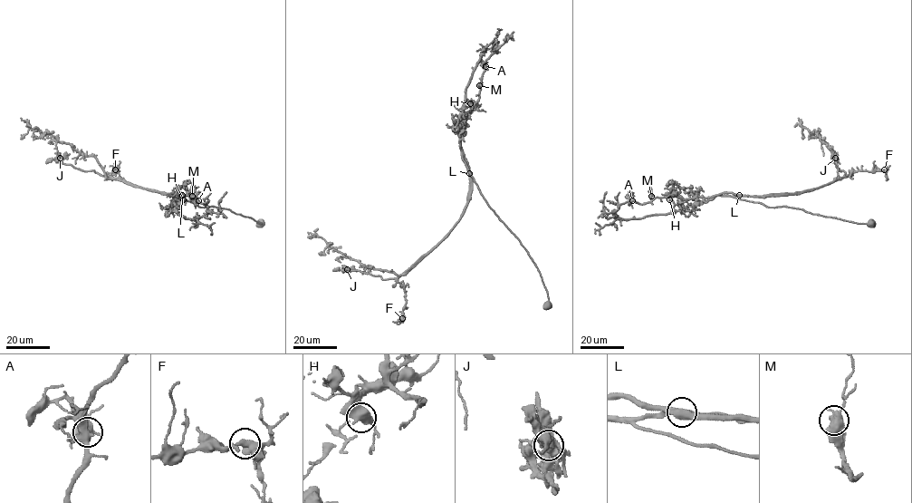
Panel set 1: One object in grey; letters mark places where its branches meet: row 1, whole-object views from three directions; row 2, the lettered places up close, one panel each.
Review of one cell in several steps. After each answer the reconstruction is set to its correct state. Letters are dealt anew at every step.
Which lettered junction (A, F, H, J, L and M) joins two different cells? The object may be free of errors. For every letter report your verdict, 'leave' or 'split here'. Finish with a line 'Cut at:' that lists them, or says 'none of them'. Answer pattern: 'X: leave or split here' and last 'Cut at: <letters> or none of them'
A: leave
F: leave
H: leave
J: leave
L: split here
M: leave
Cut at: L

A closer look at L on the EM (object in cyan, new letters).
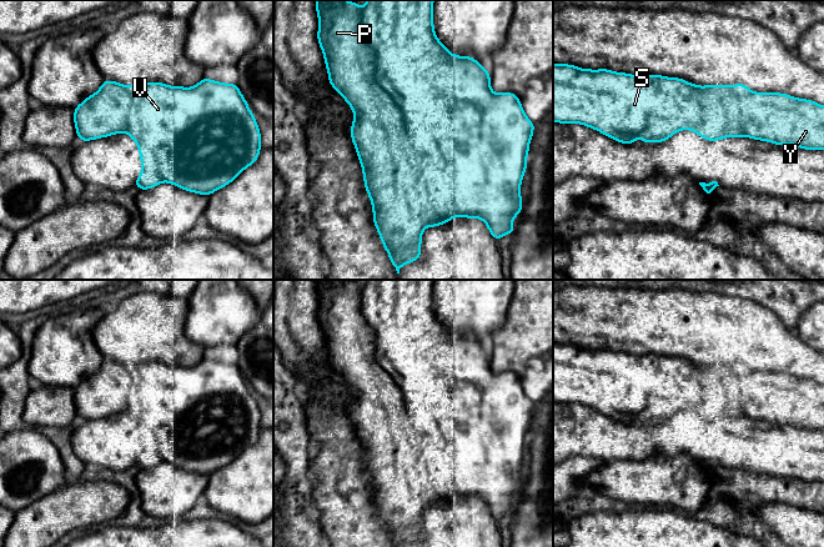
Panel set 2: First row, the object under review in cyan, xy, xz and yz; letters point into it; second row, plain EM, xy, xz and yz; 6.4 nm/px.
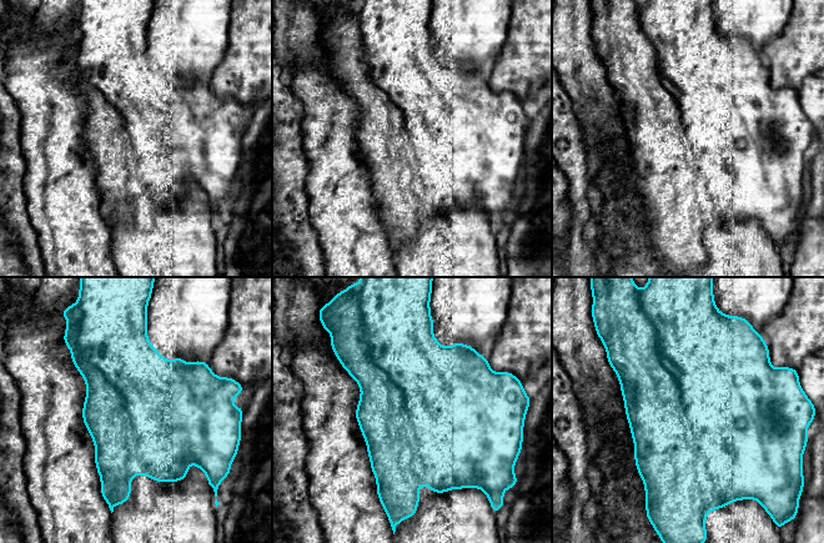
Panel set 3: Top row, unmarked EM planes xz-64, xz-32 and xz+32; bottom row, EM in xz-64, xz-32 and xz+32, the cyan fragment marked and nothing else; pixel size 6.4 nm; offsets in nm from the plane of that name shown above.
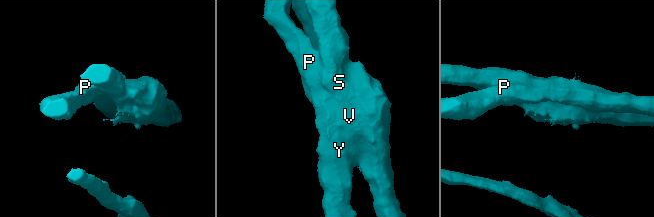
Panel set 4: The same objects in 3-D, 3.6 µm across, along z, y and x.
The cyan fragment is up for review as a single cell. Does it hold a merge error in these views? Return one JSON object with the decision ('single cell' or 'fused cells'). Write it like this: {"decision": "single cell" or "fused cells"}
{"decision": "fused cells"}

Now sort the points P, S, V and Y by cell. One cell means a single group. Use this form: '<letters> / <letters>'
P Y / S V

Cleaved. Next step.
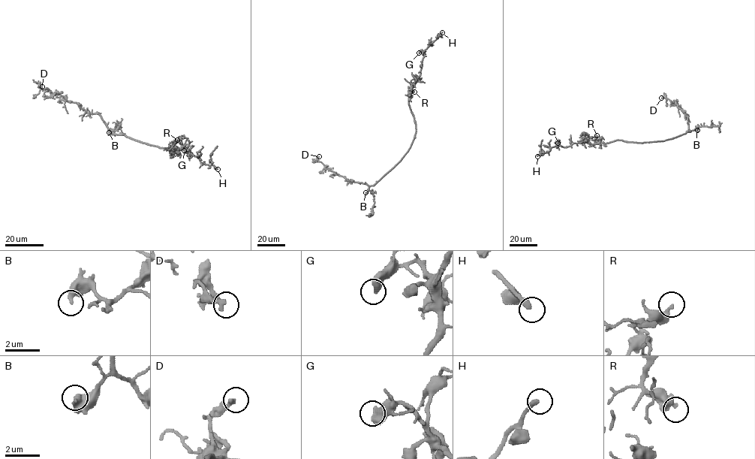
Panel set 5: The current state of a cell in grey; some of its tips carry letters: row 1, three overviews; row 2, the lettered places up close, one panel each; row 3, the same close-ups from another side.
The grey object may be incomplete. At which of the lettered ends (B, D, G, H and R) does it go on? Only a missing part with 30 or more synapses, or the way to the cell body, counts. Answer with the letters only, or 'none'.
H

